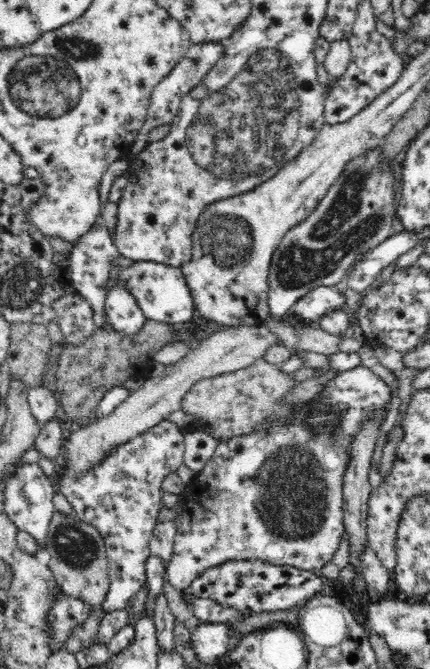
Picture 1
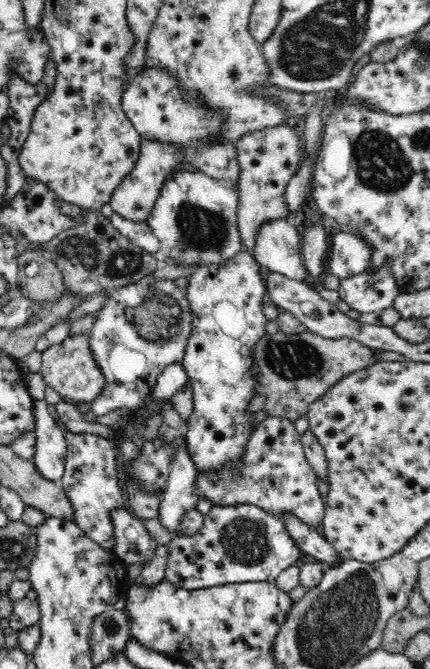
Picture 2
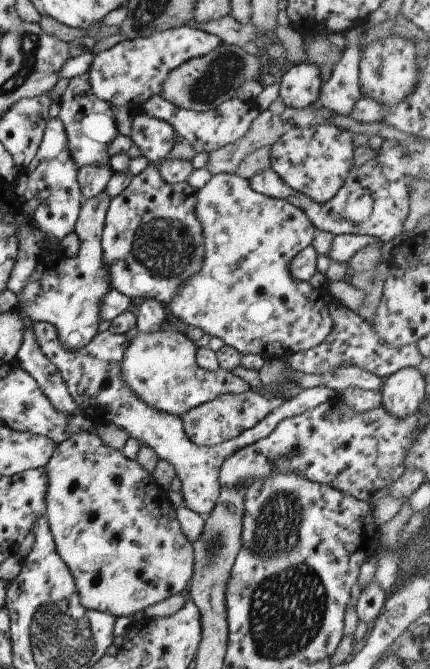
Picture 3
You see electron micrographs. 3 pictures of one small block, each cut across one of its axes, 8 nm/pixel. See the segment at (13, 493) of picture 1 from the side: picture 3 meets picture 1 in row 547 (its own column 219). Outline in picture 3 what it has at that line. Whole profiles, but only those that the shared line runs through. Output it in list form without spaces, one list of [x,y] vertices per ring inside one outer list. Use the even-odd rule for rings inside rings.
[[[189,24],[174,29],[152,32],[150,36],[124,39],[103,50],[91,60],[87,73],[91,92],[113,108],[125,107],[131,116],[142,110],[143,102],[161,92],[161,84],[171,70],[183,62],[203,56],[219,45],[217,36]]]

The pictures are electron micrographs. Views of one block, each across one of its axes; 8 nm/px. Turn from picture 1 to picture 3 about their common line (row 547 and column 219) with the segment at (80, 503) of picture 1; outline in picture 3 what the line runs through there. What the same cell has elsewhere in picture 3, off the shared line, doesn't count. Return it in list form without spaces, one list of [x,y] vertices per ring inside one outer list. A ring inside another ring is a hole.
[[[159,94],[145,100],[142,110],[137,111],[137,113],[166,122],[173,128],[177,139],[186,140],[191,144],[191,148],[196,153],[199,153],[219,150],[222,146],[238,141],[249,130],[250,124],[258,116],[259,112],[251,102],[242,102],[235,97],[225,100],[217,108],[195,112],[191,109],[177,108]]]

